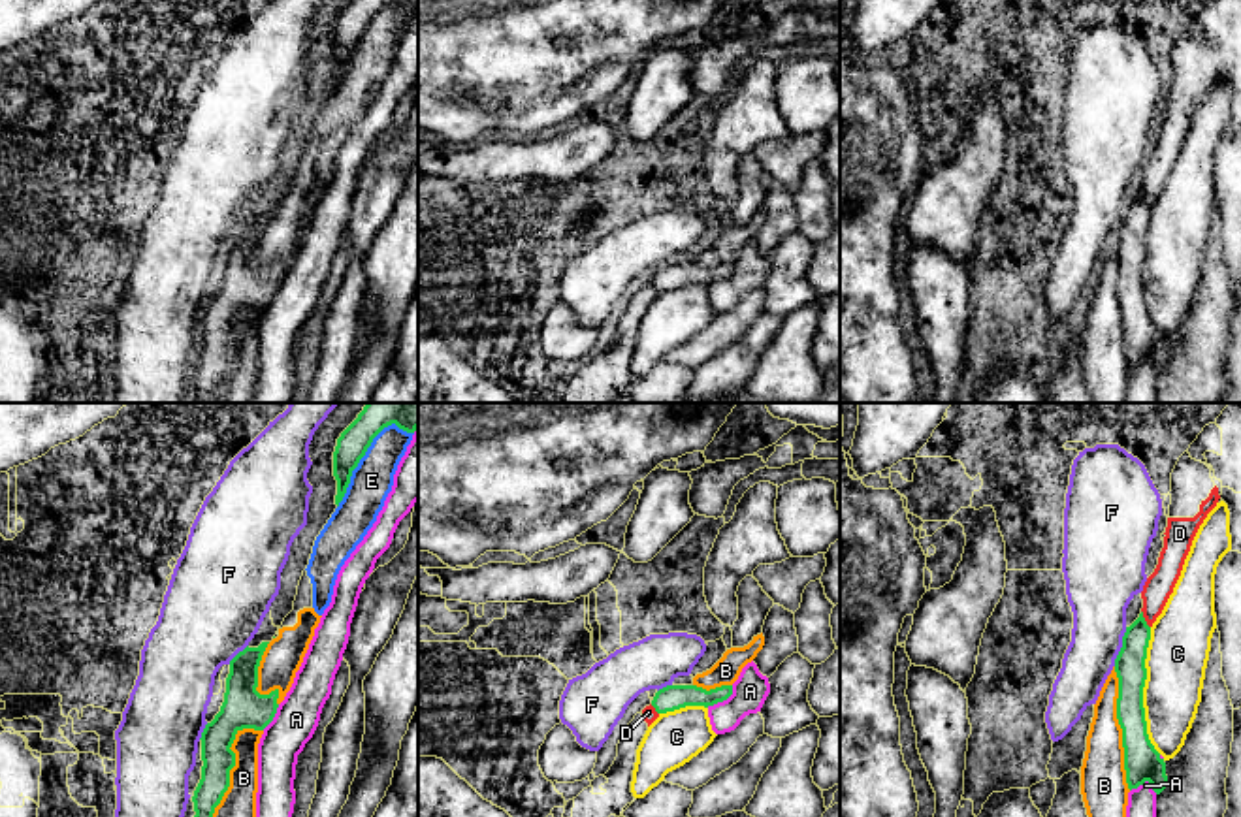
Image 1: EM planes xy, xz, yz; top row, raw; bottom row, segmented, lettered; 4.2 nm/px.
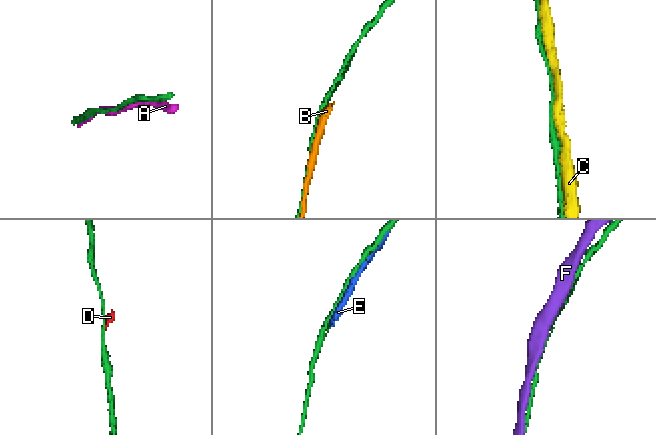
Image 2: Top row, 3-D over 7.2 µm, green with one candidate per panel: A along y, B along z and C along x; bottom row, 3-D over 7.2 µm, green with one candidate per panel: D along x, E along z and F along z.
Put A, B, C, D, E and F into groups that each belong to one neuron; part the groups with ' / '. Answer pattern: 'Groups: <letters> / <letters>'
Groups: A / B E / C / D / F

